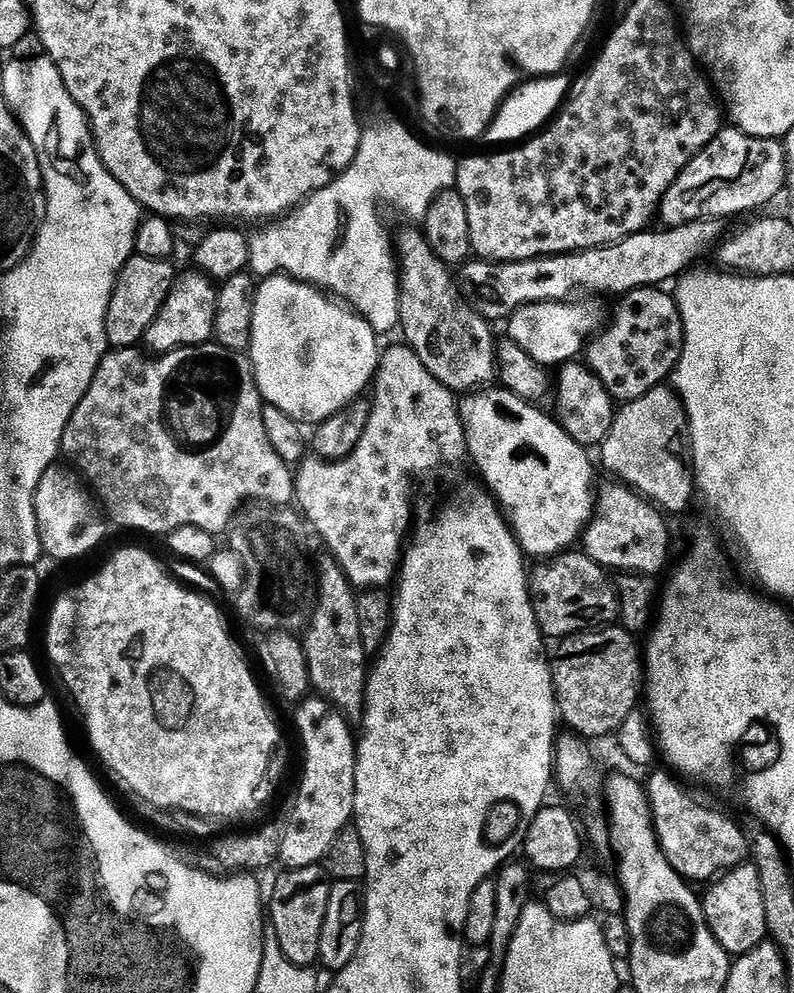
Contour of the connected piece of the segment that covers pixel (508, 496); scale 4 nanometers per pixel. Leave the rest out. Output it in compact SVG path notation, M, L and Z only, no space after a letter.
M503 386L465 395L459 405L468 456L484 475L487 491L495 496L506 515L525 557L551 558L569 551L575 545L572 543L583 537L598 501L594 488L592 492L592 460L584 453L587 452L585 445L570 438L570 434L553 417L551 420L546 413L540 412L544 410L518 398Z

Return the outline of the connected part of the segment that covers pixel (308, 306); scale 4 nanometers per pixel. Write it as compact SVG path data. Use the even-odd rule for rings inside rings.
M283 274L271 275L259 281L256 289L255 300L253 302L252 326L251 326L251 345L250 357L252 359L252 371L256 374L256 385L261 397L271 407L277 408L284 415L295 418L297 421L316 420L323 422L333 416L341 415L349 407L350 402L361 399L360 395L364 391L369 391L370 385L378 375L378 369L382 363L382 347L378 341L378 333L370 326L370 322L364 319L359 312L353 310L347 303L325 294L321 289L303 281L297 280L292 276Z

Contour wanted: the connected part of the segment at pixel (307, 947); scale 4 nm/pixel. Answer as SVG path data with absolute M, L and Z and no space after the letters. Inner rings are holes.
M311 864L309 868L294 868L283 873L276 880L276 889L272 892L270 900L270 928L274 931L274 938L280 944L284 956L290 962L301 966L312 966L320 956L320 943L324 940L324 923L328 920L328 903L332 900L333 877L327 867L320 864Z

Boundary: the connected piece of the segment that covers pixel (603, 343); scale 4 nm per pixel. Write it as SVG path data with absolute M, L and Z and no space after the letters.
M660 286L651 288L636 288L627 293L619 301L620 310L613 322L612 328L608 329L602 336L597 335L587 345L586 363L597 376L603 380L608 387L613 400L627 402L637 400L646 395L651 388L661 387L676 371L676 363L684 353L684 319L680 308L676 305L675 295L671 291Z

